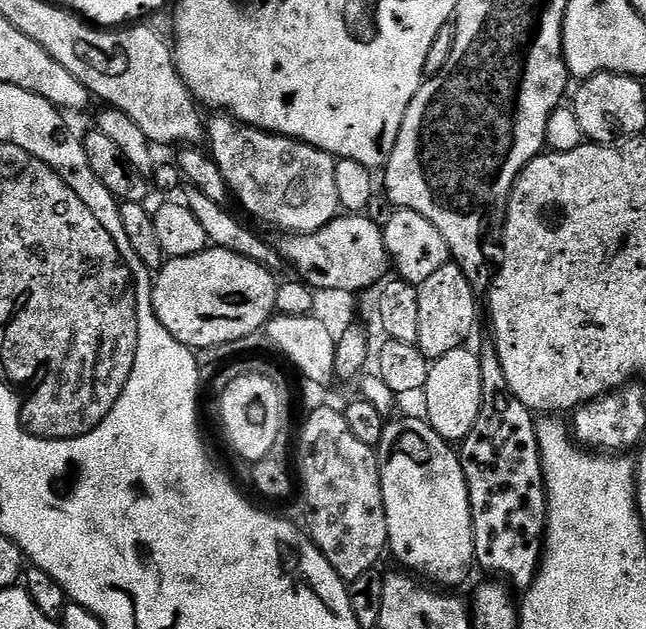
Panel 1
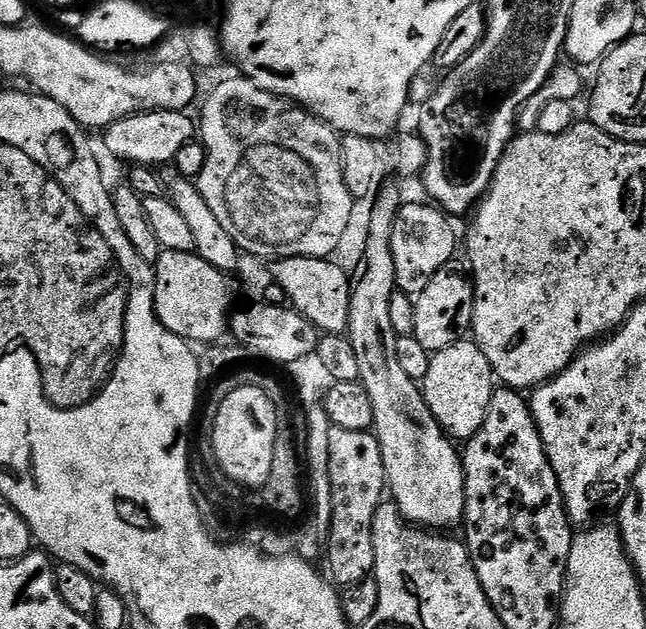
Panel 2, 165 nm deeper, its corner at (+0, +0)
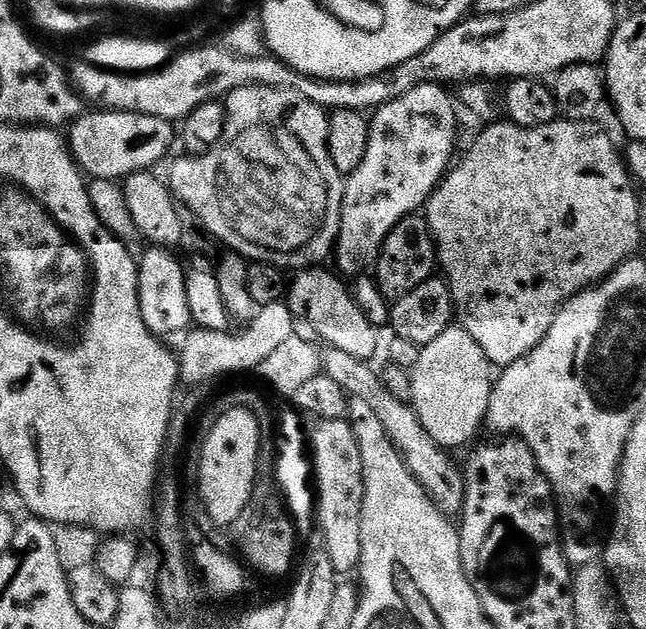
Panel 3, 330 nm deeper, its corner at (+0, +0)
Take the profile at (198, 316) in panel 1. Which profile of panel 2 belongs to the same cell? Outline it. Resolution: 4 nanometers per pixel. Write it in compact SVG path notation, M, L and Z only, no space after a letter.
M169 252L159 253L161 256L154 260L154 283L152 285L152 298L156 303L156 317L175 336L181 336L184 340L195 342L200 346L208 346L219 341L220 335L225 335L230 324L230 309L233 307L232 296L228 293L229 277L219 272L210 262L206 262L195 252Z

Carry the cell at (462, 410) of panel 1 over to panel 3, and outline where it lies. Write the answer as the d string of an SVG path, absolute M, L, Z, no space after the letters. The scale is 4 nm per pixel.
M464 327L447 328L445 332L438 334L438 338L434 338L434 342L421 347L420 357L410 371L410 377L412 377L410 403L416 409L422 426L426 426L426 434L430 434L430 438L434 438L434 442L438 442L445 450L460 448L468 443L471 445L477 439L476 431L487 421L494 383L494 365L488 361L486 354L482 354L482 346L478 346L478 342L470 338Z

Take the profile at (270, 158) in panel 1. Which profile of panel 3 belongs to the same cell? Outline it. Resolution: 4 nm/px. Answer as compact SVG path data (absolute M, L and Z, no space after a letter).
M251 84L245 88L239 88L229 92L226 97L226 111L228 117L224 123L224 133L218 142L218 146L205 156L185 155L172 168L172 180L170 187L172 195L179 203L185 204L194 213L198 214L204 223L204 231L209 237L217 236L225 245L225 249L237 252L249 262L276 265L281 270L303 270L313 266L320 266L325 263L324 259L333 255L336 239L340 233L340 219L342 218L342 202L344 201L345 177L340 175L339 170L334 166L328 149L328 121L329 113L320 108L310 98L302 98L302 94L290 90L278 90Z

